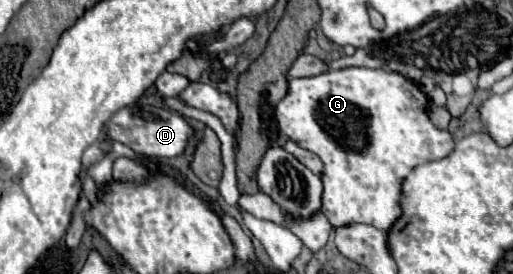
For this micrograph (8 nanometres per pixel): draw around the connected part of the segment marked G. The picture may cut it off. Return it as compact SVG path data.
M346 67L316 77L290 79L288 93L276 105L276 121L284 135L322 159L322 211L332 227L366 223L388 231L402 215L402 183L408 173L420 163L444 159L454 151L452 135L446 129L438 129L428 117L426 91L396 71Z

